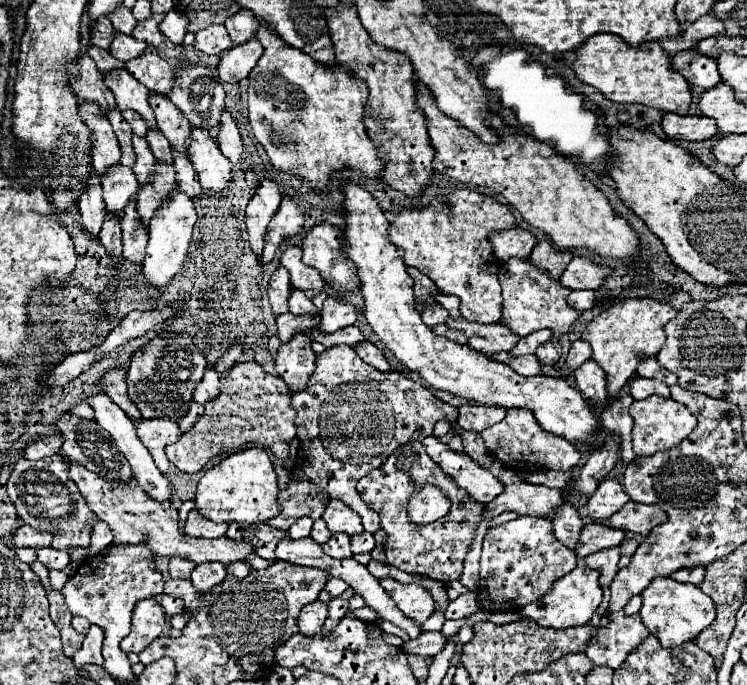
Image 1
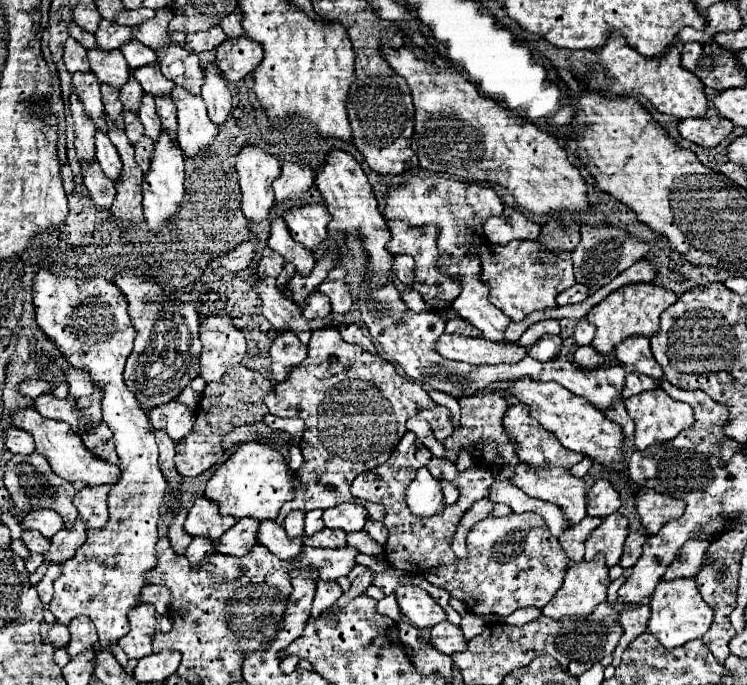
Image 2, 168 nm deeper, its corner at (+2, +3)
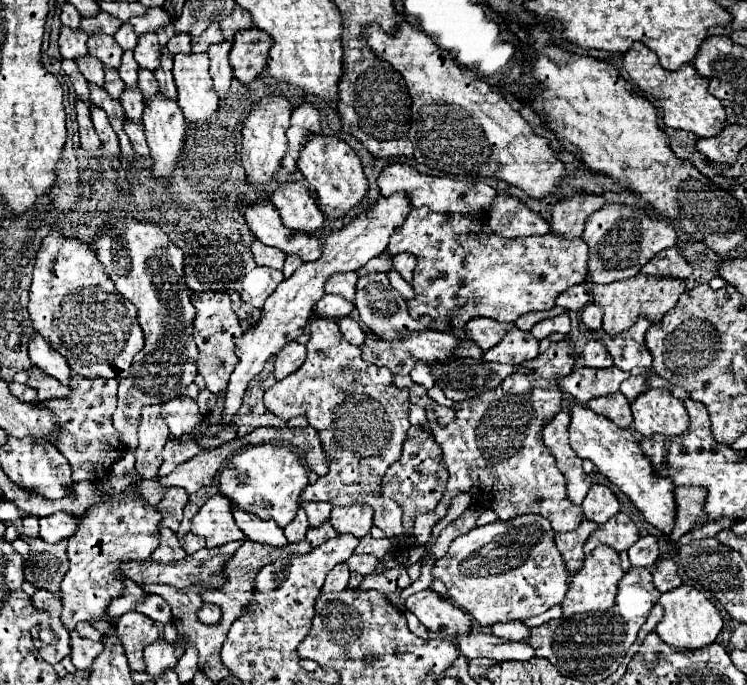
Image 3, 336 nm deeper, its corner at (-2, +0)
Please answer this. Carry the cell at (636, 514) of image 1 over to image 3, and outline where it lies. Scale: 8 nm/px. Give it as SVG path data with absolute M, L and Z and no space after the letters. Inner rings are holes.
M677 487L675 501L677 501L677 519L669 541L679 541L685 533L693 531L695 525L703 525L707 515L703 513L707 489L703 487Z

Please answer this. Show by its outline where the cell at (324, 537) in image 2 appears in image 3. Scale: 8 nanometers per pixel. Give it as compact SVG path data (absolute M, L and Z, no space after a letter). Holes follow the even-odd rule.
M327 521L327 523L319 525L319 527L309 527L309 531L307 531L307 541L309 541L313 547L319 547L321 543L325 543L327 539L331 539L331 537L335 537L335 535L337 535L337 531L335 531L333 525Z

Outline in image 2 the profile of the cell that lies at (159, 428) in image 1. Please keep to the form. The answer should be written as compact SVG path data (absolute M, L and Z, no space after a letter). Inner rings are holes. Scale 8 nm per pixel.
M167 402L149 412L149 420L151 420L153 428L167 432L167 436L173 442L183 440L191 432L193 418L195 418L193 412L179 402Z

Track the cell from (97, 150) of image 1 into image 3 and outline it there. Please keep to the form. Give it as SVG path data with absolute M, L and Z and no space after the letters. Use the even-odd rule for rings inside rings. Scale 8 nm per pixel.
M83 55L83 57L75 59L75 63L77 63L79 71L83 73L83 77L85 77L87 81L103 87L103 75L105 75L105 73L103 73L103 63L101 63L99 59L95 59L95 57L91 57L91 55Z

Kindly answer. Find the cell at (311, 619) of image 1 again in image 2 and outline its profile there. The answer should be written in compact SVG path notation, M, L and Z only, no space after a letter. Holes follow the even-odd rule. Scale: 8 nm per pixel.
M319 582L317 592L315 592L315 600L313 600L313 608L311 608L311 616L317 618L323 610L333 606L341 594L343 592L337 586L337 582Z

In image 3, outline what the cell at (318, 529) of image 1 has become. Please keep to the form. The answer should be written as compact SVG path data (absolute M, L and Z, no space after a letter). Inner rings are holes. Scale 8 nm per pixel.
M303 503L301 507L309 517L309 525L315 525L315 527L329 521L329 513L333 509L333 505L327 505L327 503Z

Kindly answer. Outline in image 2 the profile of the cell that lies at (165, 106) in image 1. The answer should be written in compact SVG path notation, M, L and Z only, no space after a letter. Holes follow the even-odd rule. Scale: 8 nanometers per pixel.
M157 62L153 66L143 66L141 70L133 70L133 76L141 84L143 92L145 94L151 94L153 98L159 98L163 94L169 94L171 96L171 90L175 86L171 80L163 78Z

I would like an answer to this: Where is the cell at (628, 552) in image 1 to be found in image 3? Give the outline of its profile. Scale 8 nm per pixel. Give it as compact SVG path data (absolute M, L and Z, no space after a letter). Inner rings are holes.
M653 535L641 537L635 545L629 547L629 559L633 567L651 567L659 559L657 539Z

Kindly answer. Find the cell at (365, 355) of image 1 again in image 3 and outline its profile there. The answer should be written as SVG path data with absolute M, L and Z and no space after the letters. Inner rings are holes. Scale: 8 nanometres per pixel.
M341 317L341 319L337 319L337 325L339 325L343 337L345 337L349 343L353 343L353 345L357 345L357 347L363 345L363 341L365 341L365 331L359 327L359 323L357 323L355 319L351 319L351 317Z

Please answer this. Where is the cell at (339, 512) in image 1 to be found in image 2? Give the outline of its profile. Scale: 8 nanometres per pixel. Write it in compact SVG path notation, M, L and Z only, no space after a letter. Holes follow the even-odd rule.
M339 504L333 508L327 508L323 512L323 522L327 528L341 528L345 532L363 530L367 522L367 510L359 504Z

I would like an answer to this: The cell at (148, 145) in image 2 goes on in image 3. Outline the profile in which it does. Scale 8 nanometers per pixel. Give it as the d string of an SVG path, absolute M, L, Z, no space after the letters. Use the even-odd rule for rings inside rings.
M125 119L125 125L123 125L133 149L139 153L139 155L149 155L149 147L147 147L147 139L145 139L145 129L141 123L133 123L133 121L127 121Z

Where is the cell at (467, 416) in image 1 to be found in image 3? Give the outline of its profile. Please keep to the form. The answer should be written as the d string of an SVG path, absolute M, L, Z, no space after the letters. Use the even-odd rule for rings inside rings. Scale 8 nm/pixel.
M565 337L553 343L535 361L523 363L533 375L541 379L531 379L525 373L511 373L499 387L489 389L473 399L455 403L455 419L449 425L439 425L435 421L433 407L427 407L427 419L435 441L443 449L443 463L449 469L449 483L439 505L425 515L415 519L415 541L425 545L431 537L433 527L447 515L451 499L459 493L471 493L473 505L477 509L491 509L501 521L509 521L523 513L537 513L551 521L555 533L565 533L579 527L583 519L581 505L573 505L565 495L565 479L555 467L551 453L543 449L543 421L563 407L563 393L555 381L571 373L577 363L577 353L573 343Z

